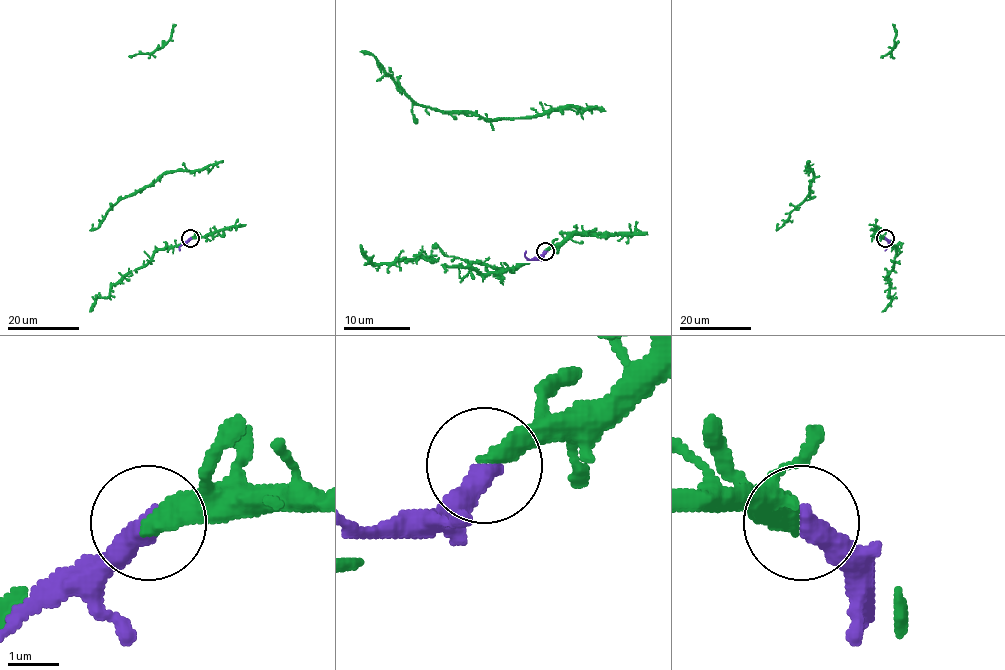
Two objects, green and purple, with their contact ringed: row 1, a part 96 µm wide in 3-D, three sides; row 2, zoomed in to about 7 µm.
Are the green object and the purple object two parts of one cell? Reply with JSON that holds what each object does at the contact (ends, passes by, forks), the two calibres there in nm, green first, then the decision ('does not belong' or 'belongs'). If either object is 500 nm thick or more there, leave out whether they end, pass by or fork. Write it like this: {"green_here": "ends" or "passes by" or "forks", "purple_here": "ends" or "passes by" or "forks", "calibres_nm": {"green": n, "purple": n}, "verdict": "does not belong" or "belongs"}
{"green_here": "ends", "purple_here": "ends", "calibres_nm": {"green": 400, "purple": 440}, "verdict": "belongs"}

